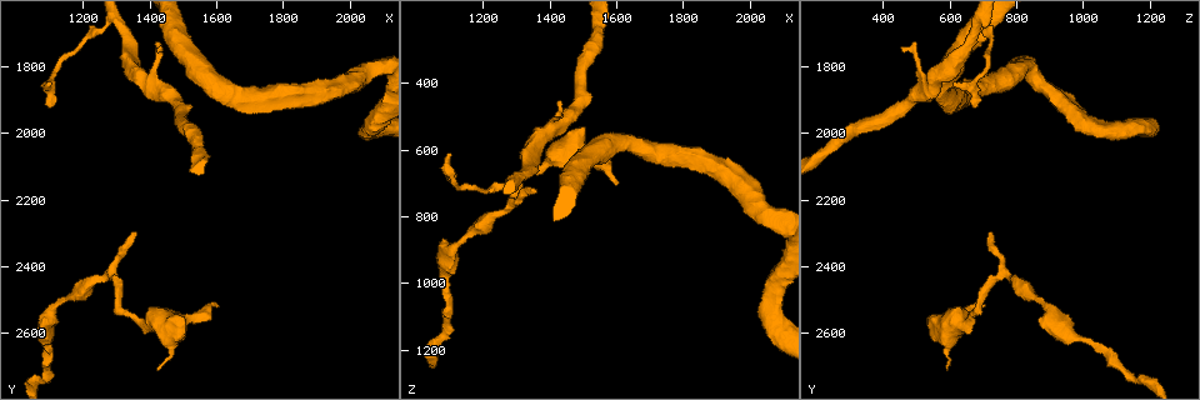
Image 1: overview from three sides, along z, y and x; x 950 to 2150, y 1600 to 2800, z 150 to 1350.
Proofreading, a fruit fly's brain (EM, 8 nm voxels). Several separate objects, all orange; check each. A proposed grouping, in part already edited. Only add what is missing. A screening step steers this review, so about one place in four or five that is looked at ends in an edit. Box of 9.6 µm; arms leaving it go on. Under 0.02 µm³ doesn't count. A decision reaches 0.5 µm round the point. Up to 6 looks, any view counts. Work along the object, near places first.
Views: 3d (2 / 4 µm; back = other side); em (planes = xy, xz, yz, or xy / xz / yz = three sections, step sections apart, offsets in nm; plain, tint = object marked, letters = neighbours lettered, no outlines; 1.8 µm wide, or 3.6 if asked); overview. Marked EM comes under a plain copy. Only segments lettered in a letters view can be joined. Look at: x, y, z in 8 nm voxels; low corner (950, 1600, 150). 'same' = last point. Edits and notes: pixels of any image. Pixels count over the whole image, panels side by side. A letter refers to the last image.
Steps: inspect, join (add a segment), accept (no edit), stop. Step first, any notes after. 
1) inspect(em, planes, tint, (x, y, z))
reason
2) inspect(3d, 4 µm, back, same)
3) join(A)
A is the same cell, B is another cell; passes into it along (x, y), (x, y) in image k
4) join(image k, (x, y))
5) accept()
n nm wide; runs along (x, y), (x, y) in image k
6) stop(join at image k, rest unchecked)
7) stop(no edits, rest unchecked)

inspect(em, yz, step 8, letters, (1590, 2530, 710))
an open end

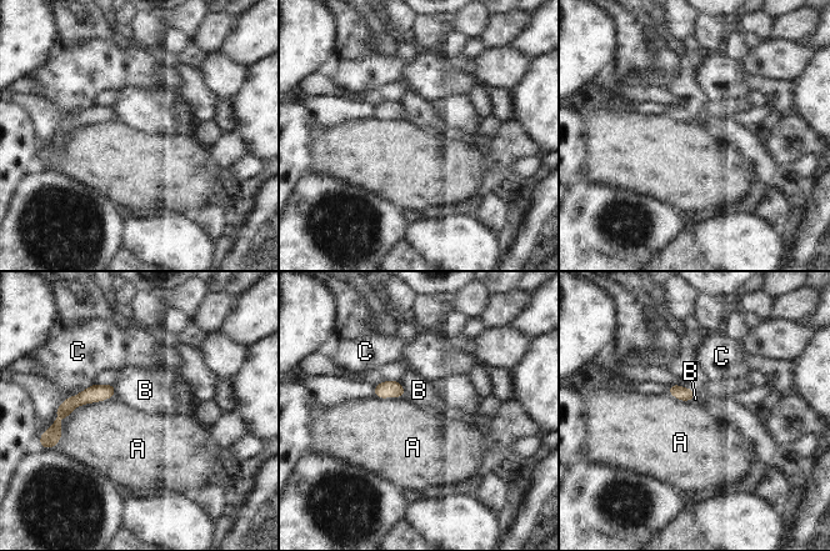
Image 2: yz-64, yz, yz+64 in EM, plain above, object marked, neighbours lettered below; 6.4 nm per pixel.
accept()
A touches over 460 nm; A, B and C are other cells; runs along (111, 387), (76, 400), (64, 411) in image 2; none of them fits

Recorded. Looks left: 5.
inspect(3d, 2 µm, (1360, 2300, 720))
an open end

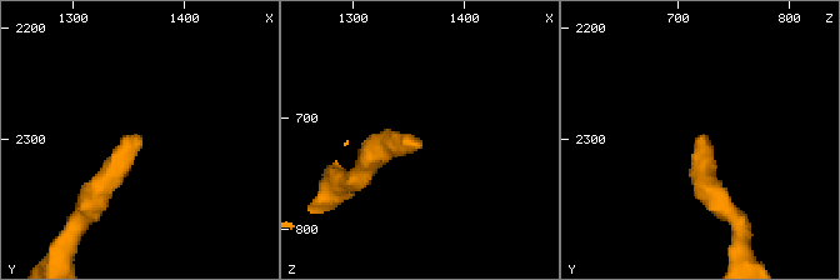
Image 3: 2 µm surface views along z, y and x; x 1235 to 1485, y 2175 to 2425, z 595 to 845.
inspect(em, yz, step 16, letters, (1360, 2300, 730))
now the EM

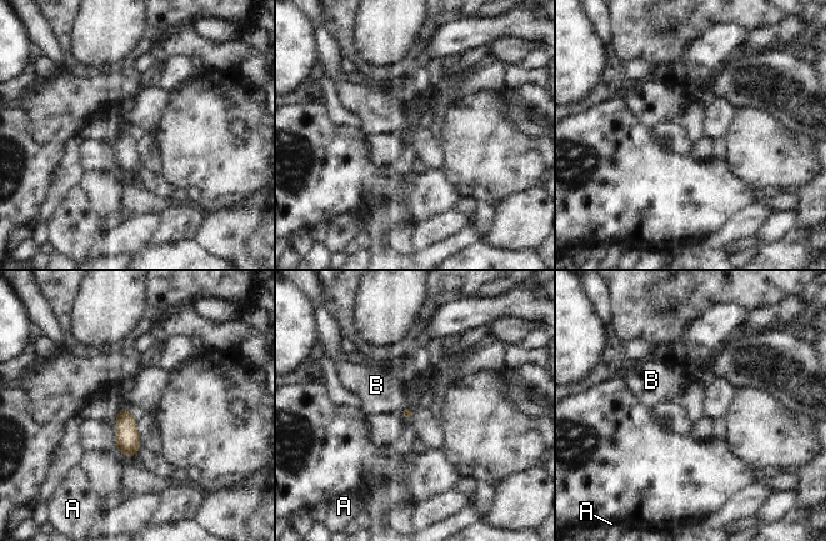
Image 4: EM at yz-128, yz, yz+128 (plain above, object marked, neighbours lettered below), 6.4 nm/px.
inspect(em, planes, letters, same)
cut it another way

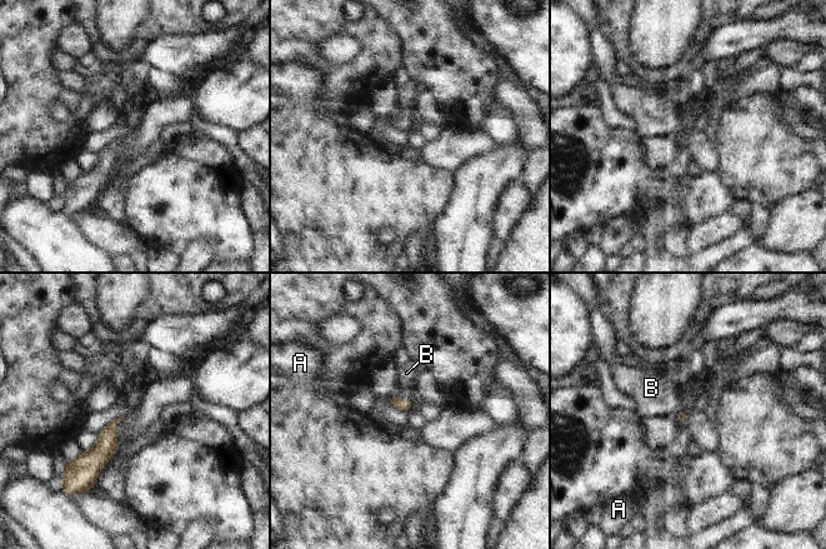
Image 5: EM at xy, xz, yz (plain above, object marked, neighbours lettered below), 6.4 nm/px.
join(B)
B touches over 120 nm; B is the same cell, A is another cell; the neuron continues

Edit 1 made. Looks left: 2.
inspect(overview)
see it whole again

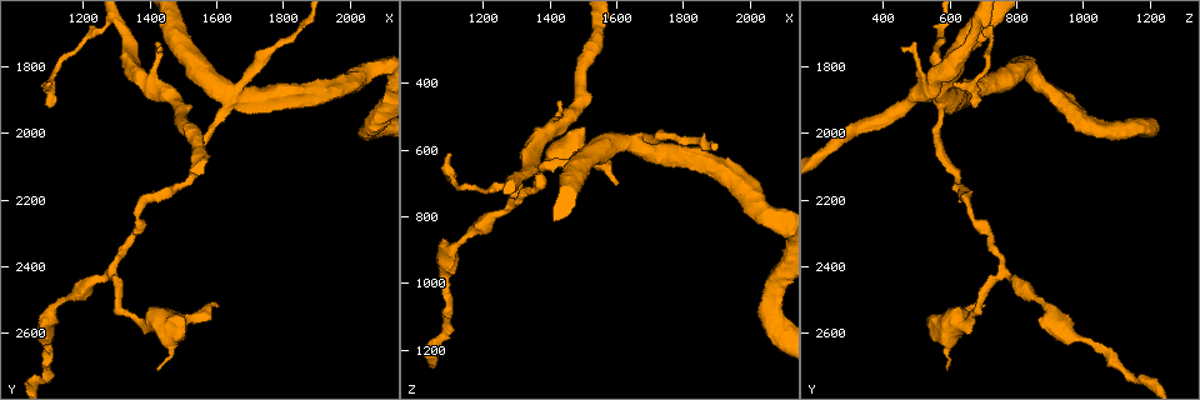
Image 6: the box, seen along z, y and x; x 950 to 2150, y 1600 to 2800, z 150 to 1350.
inspect(em, planes, letters, (1110, 1850, 620))
thin end

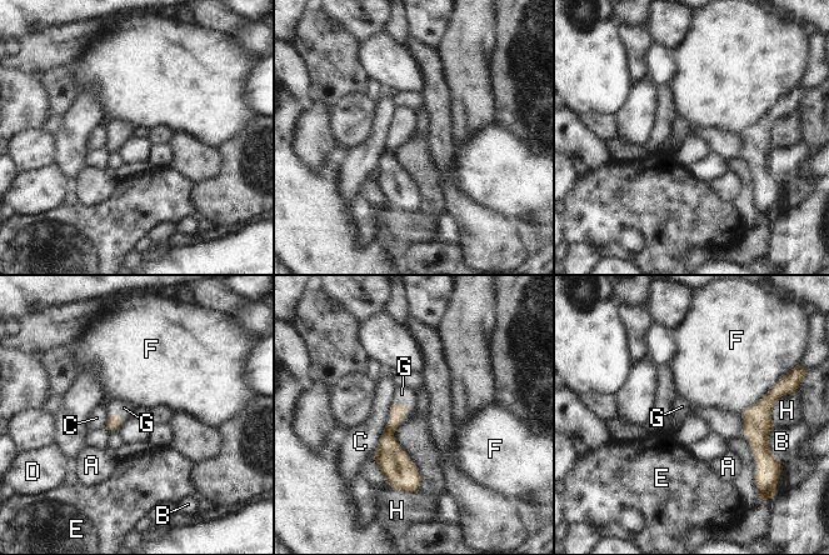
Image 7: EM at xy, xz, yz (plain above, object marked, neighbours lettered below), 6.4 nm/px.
join(G)
G is the same cell, A, B, C, D, E, F and H are other cells; passes into it along (386, 441), (406, 409), (401, 394) in image 7; it goes on there

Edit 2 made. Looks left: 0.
stop(join at image 5, join at image 7, rest unchecked)

